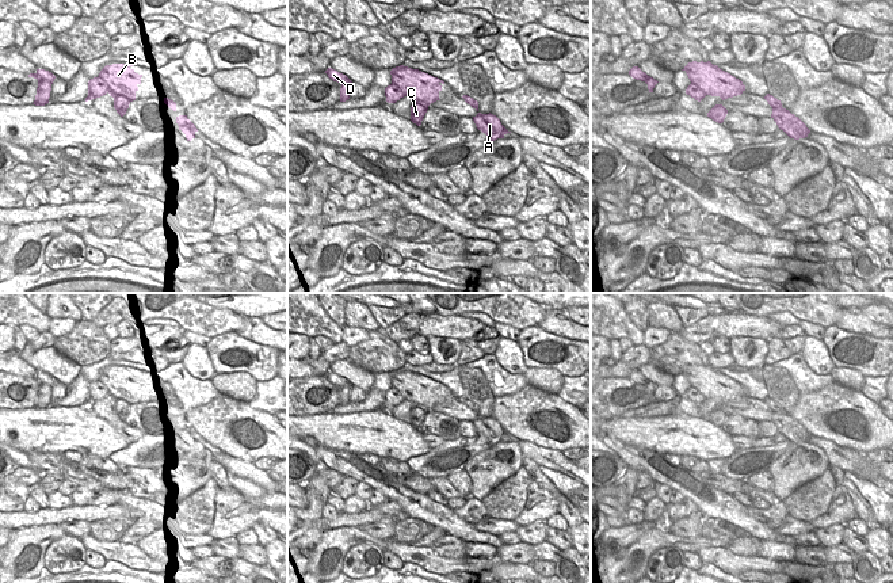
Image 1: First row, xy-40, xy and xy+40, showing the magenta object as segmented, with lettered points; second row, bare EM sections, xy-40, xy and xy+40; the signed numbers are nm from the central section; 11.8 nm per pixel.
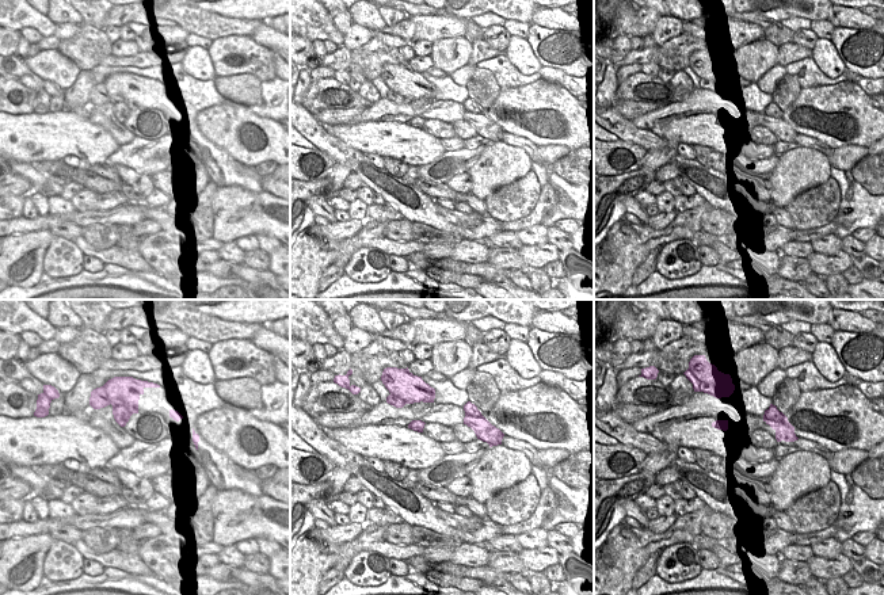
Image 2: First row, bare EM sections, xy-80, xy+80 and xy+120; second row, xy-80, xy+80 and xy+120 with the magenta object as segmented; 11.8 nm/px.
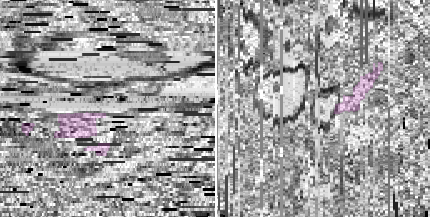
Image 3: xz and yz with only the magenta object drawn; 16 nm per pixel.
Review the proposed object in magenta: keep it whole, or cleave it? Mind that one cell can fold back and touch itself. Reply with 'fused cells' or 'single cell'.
single cell

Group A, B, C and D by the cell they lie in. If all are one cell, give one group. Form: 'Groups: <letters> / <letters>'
Groups: A B C D

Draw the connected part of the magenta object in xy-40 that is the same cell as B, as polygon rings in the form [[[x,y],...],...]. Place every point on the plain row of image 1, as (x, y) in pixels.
[[[126,367],[106,369],[98,381],[88,385],[88,400],[85,405],[108,396],[114,401],[114,412],[123,420],[129,408],[136,404],[137,389],[141,388],[142,381],[131,370]]]

